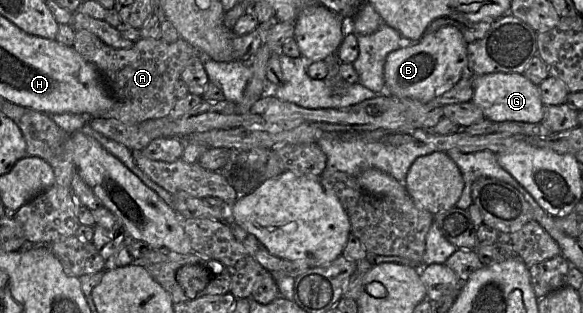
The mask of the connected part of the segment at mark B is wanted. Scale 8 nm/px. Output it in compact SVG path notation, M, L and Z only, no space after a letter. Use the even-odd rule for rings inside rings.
M449 25L424 34L415 44L390 52L384 66L385 88L389 95L428 103L450 90L468 68L467 43L460 29Z

